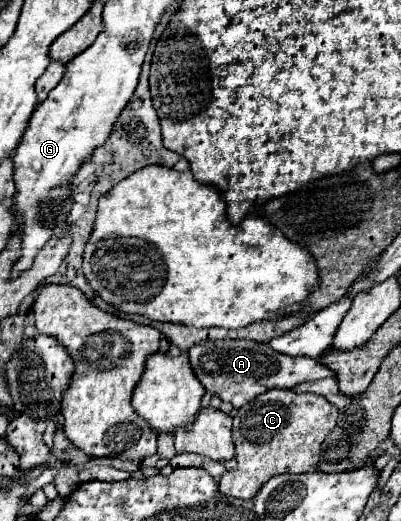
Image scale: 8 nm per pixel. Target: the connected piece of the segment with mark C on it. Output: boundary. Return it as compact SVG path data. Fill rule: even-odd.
M268 390L234 414L232 440L238 466L220 478L220 492L226 496L250 500L262 484L278 474L304 474L318 468L320 444L332 432L338 420L338 408L324 396L298 394L292 390Z

